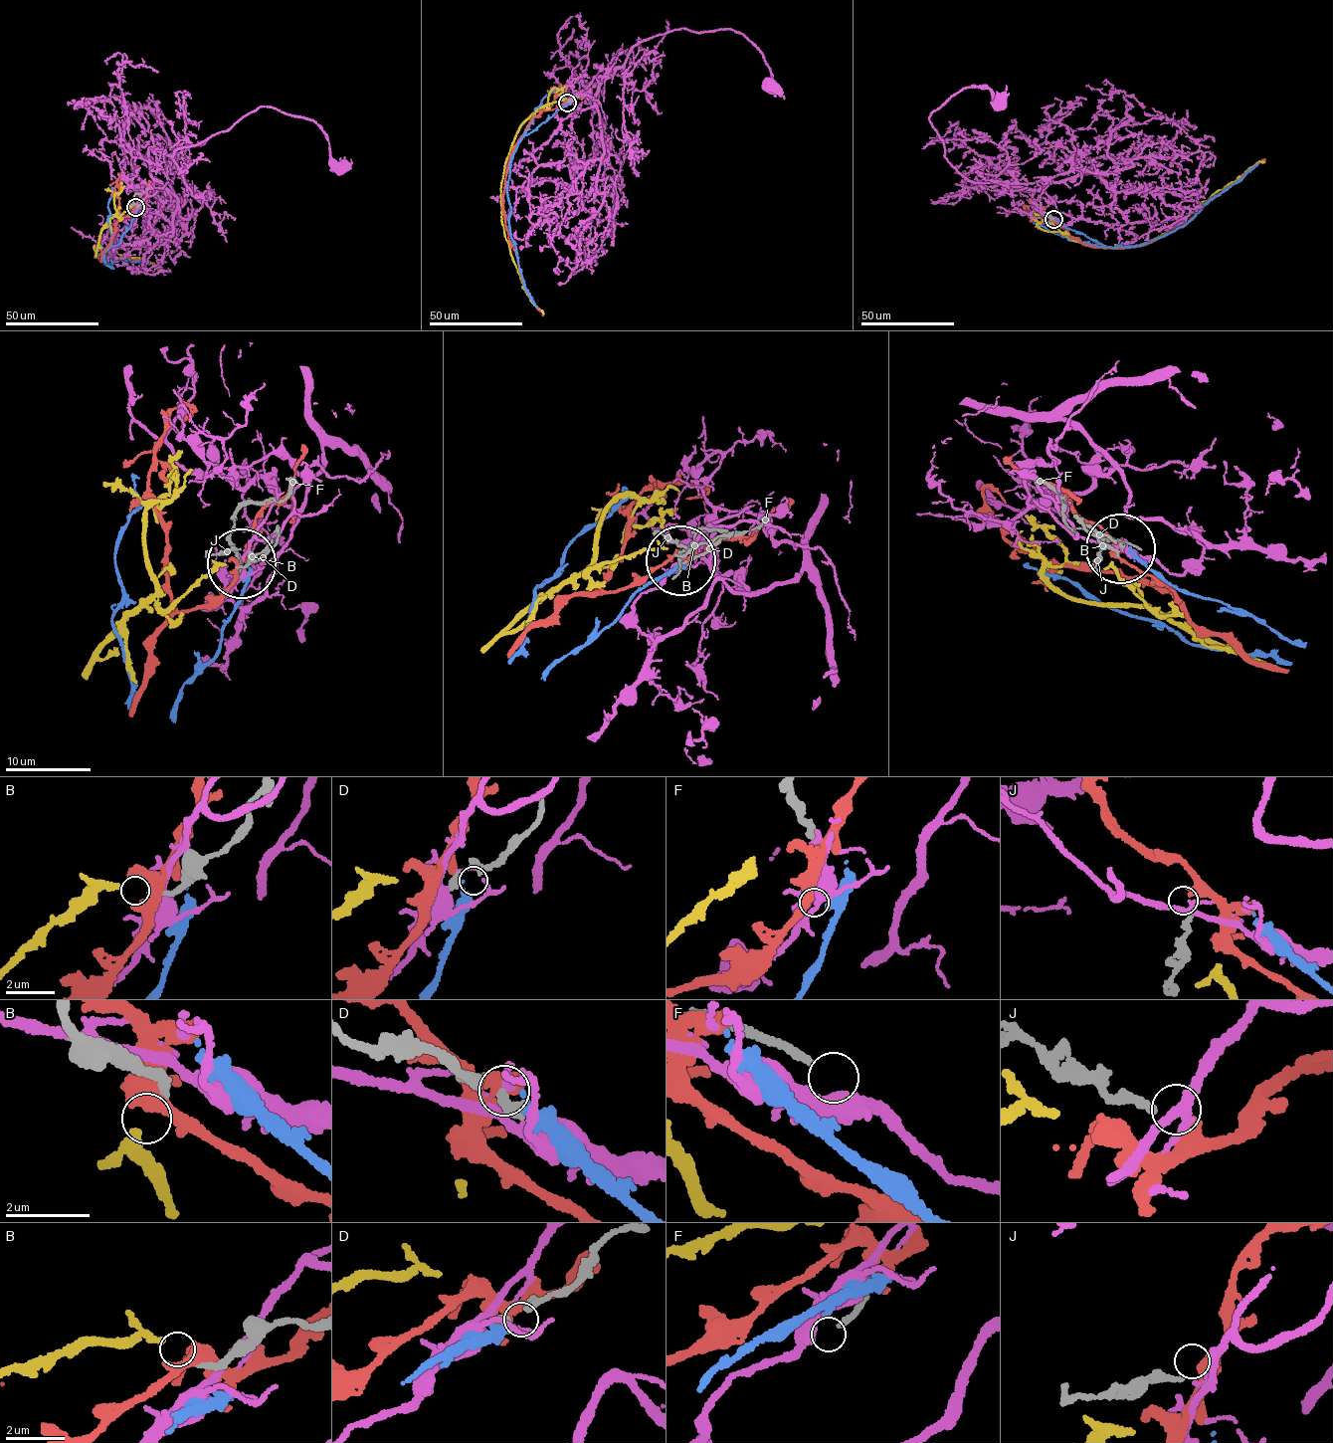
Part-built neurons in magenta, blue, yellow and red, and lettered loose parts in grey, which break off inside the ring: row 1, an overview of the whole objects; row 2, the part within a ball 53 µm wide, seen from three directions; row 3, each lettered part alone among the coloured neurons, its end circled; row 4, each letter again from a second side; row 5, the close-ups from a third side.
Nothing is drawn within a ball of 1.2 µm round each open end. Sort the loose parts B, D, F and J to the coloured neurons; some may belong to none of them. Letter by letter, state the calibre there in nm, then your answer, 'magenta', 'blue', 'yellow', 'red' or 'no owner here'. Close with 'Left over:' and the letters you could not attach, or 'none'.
B: 180 nm thick; yellow
D: 150 nm thick; blue
F: 200 nm thick; no owner here
J: 220 nm thick; red
Left over: F

